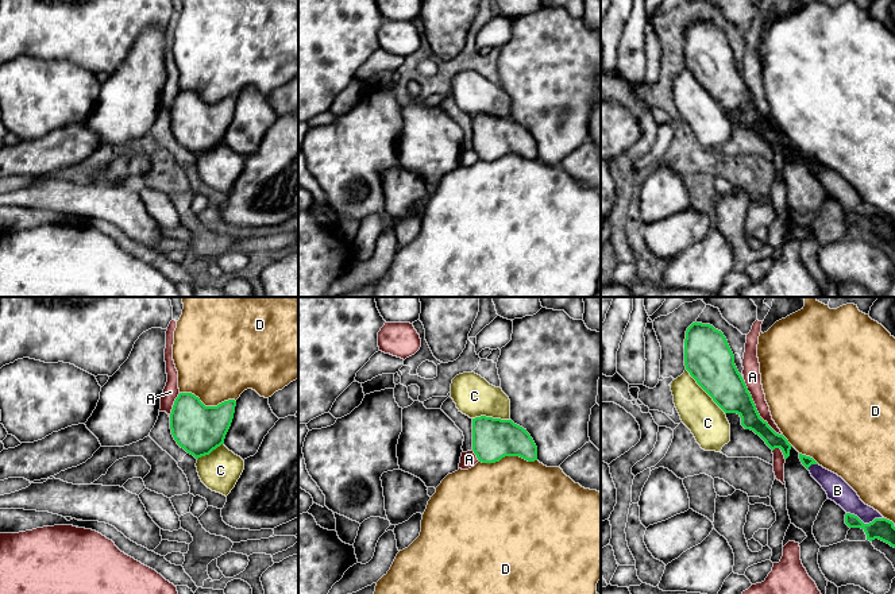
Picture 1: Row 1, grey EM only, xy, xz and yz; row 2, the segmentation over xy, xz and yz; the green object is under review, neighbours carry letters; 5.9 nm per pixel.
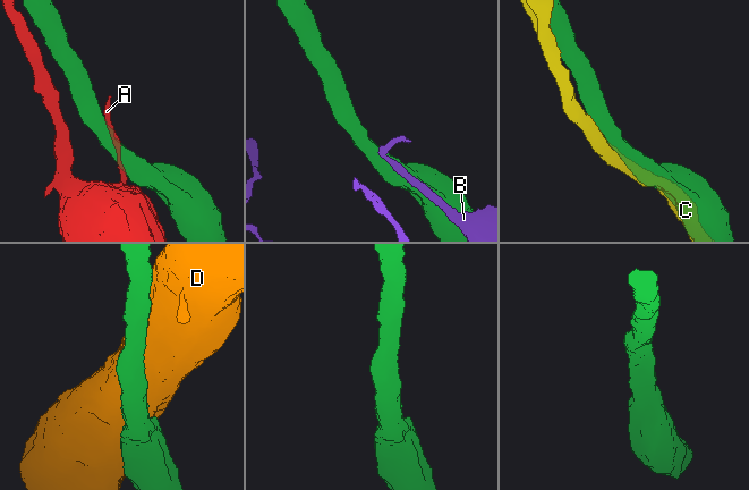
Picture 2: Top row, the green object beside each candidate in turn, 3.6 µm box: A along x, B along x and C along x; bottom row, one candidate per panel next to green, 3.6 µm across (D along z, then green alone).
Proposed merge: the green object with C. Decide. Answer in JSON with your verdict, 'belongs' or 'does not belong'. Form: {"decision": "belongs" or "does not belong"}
{"decision": "belongs"}

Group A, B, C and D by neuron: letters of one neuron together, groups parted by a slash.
A / B / C / D

